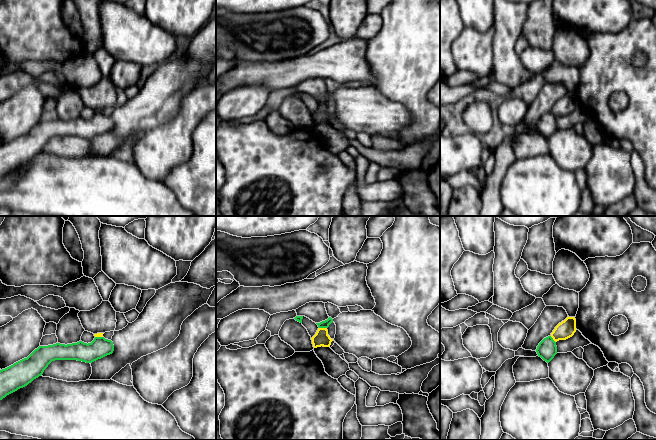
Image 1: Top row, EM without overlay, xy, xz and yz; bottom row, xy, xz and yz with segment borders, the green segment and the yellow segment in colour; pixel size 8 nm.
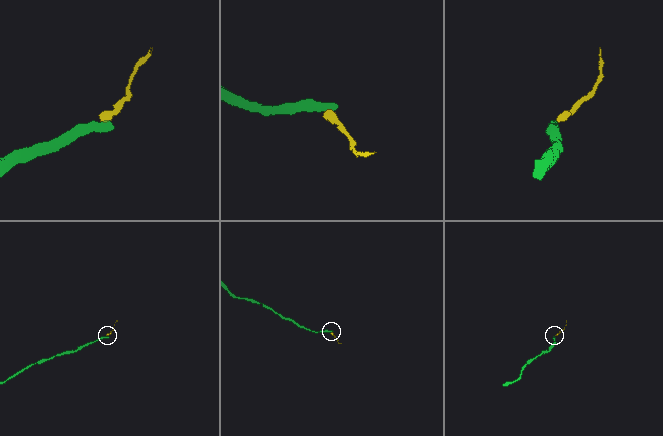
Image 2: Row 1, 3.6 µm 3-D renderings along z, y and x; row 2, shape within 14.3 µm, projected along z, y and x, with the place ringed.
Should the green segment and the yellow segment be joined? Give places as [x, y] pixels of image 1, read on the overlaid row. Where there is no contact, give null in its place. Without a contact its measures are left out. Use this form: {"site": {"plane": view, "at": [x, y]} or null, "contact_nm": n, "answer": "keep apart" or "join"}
{"site": {"plane": "xz", "at": [323, 327]}, "contact_nm": 60, "answer": "keep apart"}

